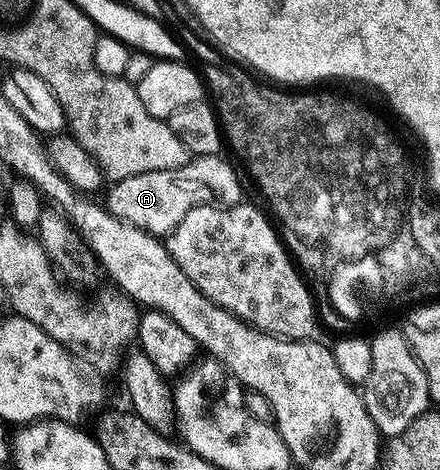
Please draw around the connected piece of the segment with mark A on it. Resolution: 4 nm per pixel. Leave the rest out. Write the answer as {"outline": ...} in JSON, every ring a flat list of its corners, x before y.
{"outline":[[222,155,197,156,188,159,187,164,177,170,153,170,145,174,133,174,133,178,116,180,110,185,111,193,109,193,110,188,106,193,106,196,108,196,107,200,105,199,105,207,108,212,112,212,117,218,145,230,150,236,166,237,167,233,172,232,181,222,181,218,185,218,185,214,189,214,189,210,193,210,197,206,202,204,230,206,240,203,244,199,243,184,239,181,234,166,223,159]]}

